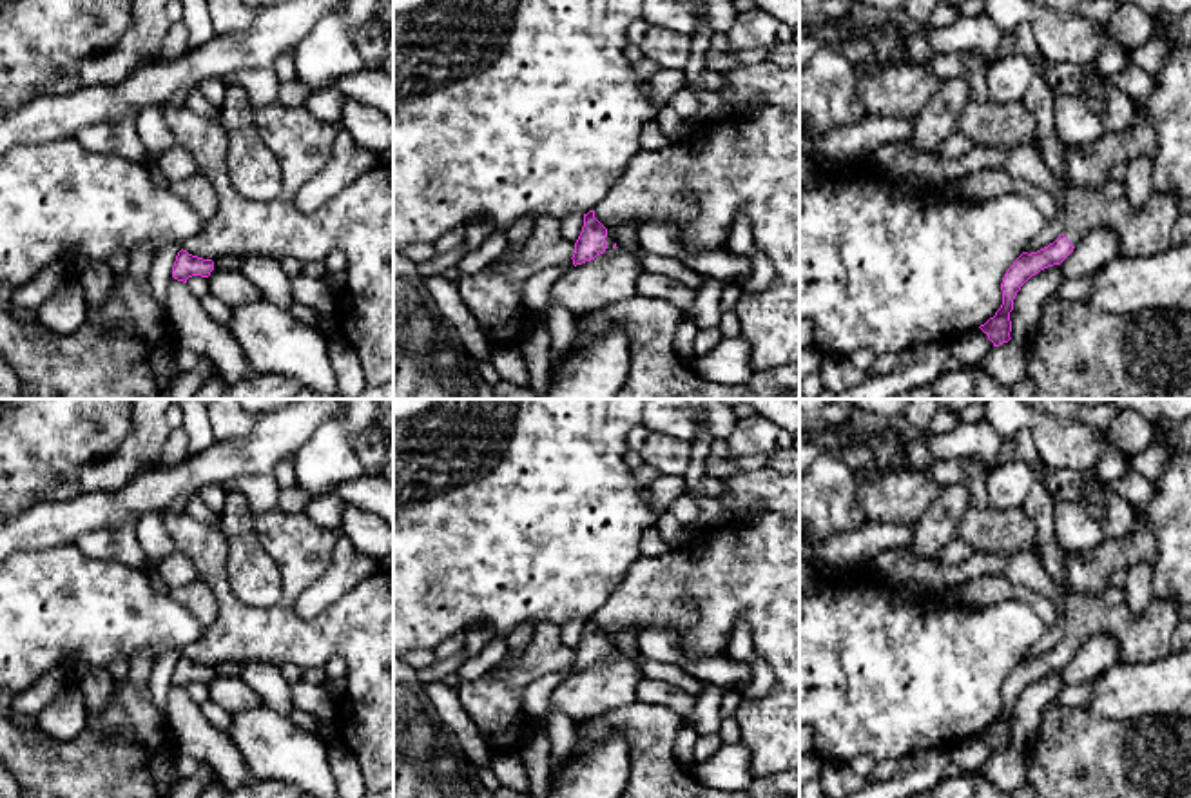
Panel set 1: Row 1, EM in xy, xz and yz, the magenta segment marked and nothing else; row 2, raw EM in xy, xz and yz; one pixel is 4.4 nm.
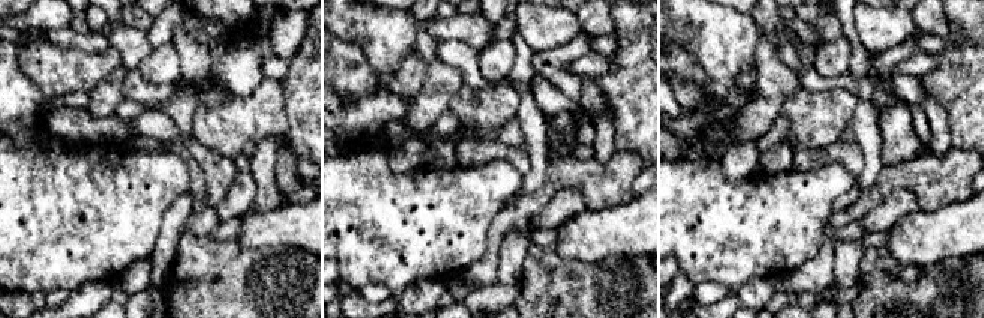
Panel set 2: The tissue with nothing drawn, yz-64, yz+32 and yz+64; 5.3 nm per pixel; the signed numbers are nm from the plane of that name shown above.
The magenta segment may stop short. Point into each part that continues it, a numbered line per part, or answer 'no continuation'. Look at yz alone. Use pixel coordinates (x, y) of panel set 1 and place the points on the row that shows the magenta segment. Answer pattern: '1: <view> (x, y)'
1: yz (1148, 229)

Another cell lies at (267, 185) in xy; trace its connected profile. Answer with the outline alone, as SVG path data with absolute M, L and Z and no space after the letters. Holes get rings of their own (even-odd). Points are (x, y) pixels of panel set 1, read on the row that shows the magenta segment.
M227 85L219 122L227 132L230 185L247 200L268 201L281 192L281 167L257 134L254 114L245 89Z

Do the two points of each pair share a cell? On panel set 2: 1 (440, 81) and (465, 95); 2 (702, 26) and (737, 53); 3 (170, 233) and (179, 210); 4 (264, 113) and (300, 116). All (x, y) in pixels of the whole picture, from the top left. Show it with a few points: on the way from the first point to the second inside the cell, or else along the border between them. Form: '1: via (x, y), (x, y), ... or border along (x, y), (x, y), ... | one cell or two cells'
1: border along (462, 83), (447, 110) | two cells
2: via (711, 32), (728, 44) | one cell
3: via (171, 227), (177, 216) | one cell
4: border along (281, 80), (285, 89), (291, 149) | two cells

